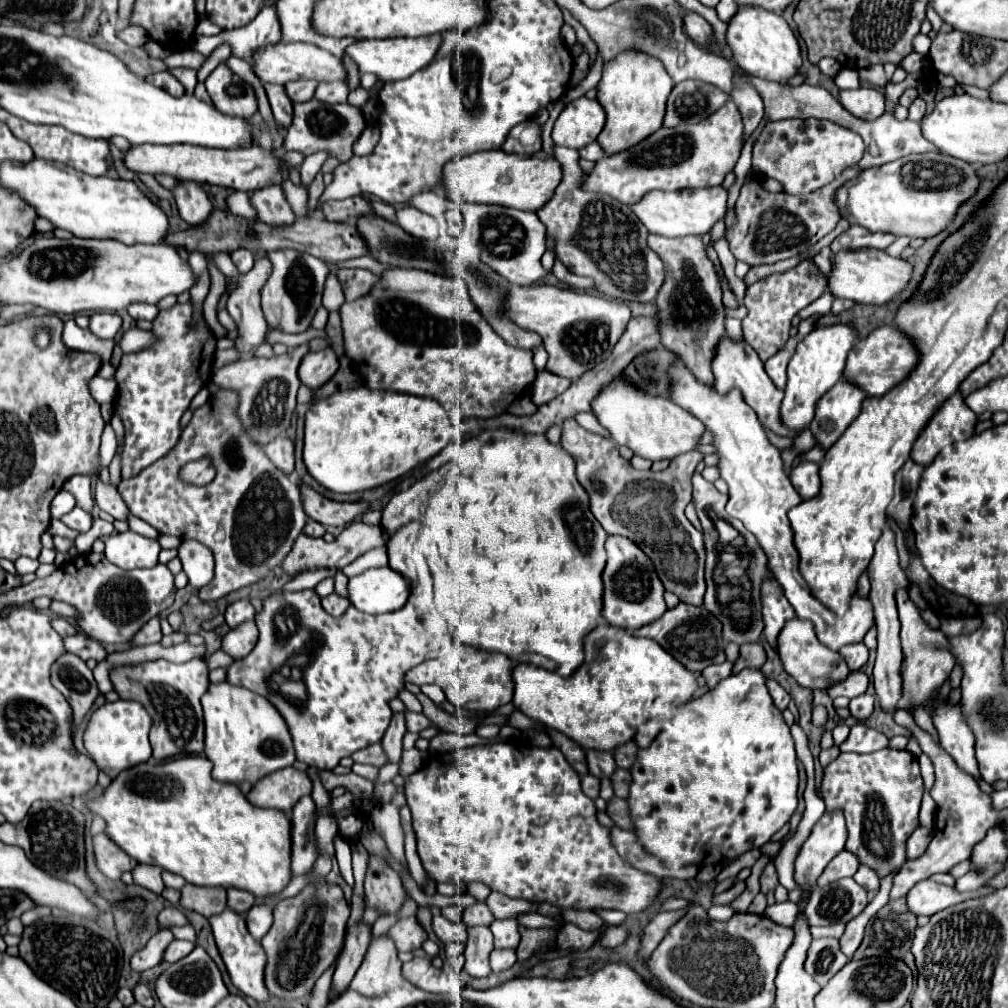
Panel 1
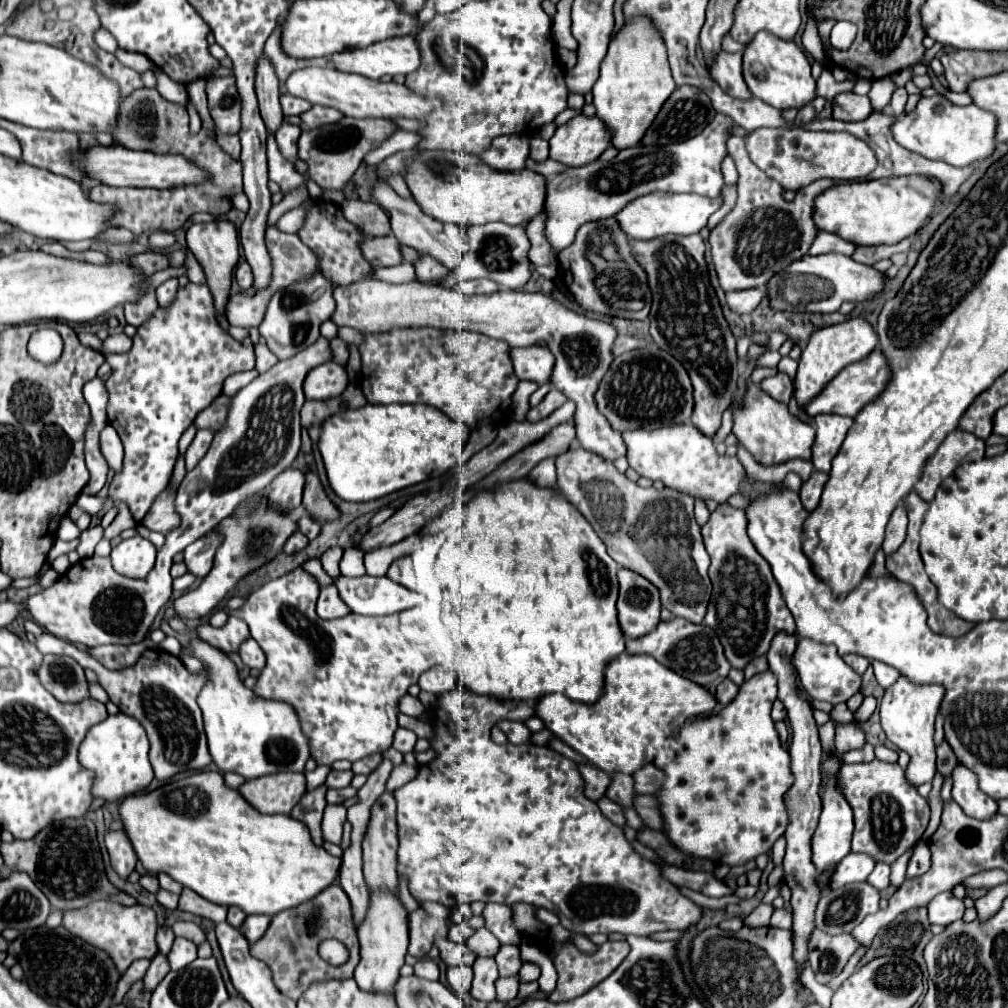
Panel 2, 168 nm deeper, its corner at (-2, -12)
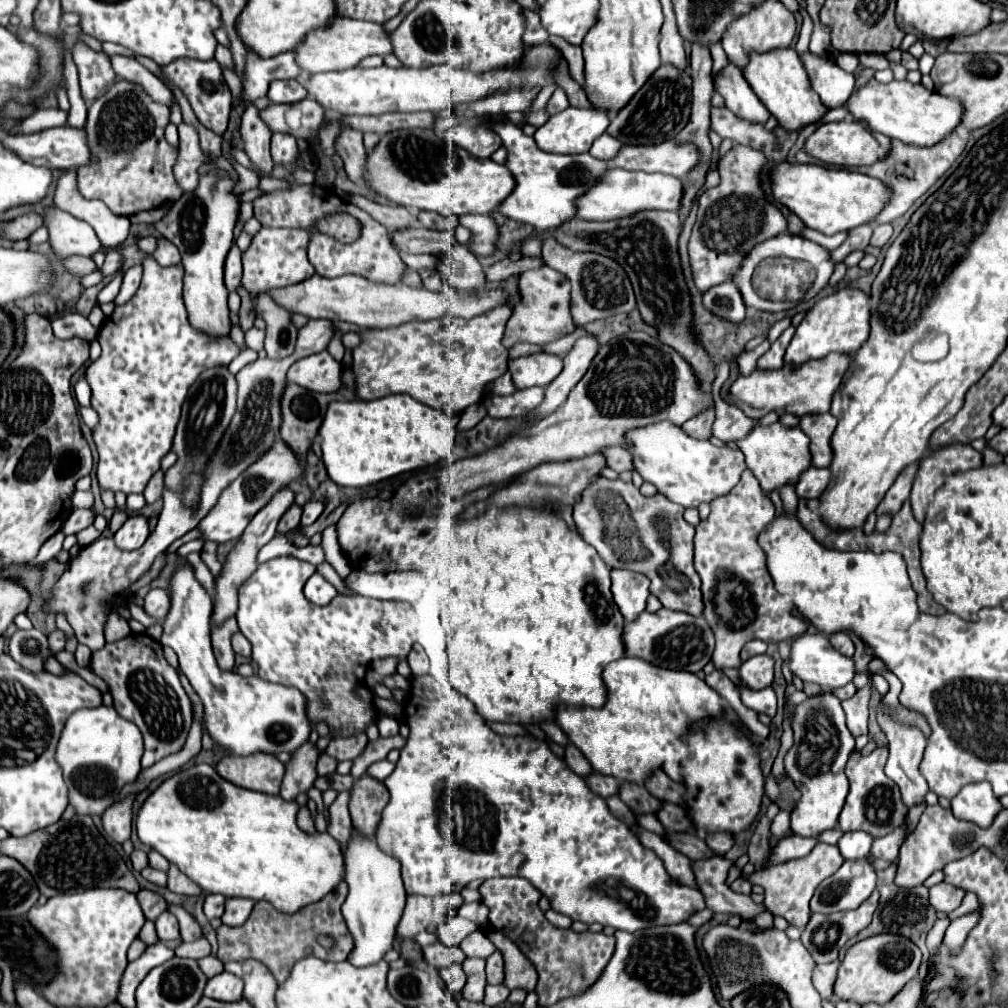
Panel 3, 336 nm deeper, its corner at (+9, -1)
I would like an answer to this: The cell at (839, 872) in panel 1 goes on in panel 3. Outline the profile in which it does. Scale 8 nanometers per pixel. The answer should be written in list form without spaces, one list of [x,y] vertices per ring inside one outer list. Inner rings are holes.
[[[850,831],[838,841],[838,849],[844,859],[864,859],[872,847],[872,841],[874,837],[870,837],[870,833]]]

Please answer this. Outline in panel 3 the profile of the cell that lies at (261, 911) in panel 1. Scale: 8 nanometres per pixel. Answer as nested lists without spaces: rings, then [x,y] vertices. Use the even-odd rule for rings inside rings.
[[[236,897],[226,899],[226,911],[222,915],[222,923],[230,925],[230,927],[242,925],[250,917],[252,907],[254,907],[252,899],[240,899],[240,897],[238,899]]]

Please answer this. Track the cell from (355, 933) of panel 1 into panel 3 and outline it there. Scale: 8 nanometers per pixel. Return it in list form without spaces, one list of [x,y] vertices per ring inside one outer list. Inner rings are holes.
[[[342,791],[338,793],[338,797],[334,799],[334,803],[328,807],[330,813],[330,821],[328,821],[328,833],[340,841],[342,849],[346,849],[346,843],[350,839],[350,831],[352,831],[352,821],[350,821],[350,813],[348,813],[348,799],[350,793]]]

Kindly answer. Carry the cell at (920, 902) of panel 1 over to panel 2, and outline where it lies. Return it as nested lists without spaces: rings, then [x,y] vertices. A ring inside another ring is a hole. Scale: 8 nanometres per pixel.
[[[941,892],[927,904],[927,912],[929,912],[931,924],[947,926],[947,924],[963,918],[965,906],[963,906],[963,900],[955,898],[951,892]]]

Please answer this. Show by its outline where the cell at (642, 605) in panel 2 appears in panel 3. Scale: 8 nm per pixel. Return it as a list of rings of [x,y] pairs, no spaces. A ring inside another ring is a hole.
[[[626,569],[612,571],[614,601],[626,621],[634,621],[634,617],[638,617],[638,613],[646,609],[646,599],[650,595],[648,585],[650,581],[642,573]]]

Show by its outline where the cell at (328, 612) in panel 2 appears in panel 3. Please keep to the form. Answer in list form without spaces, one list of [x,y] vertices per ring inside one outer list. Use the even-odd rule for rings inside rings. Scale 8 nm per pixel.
[[[314,573],[304,587],[304,595],[316,605],[328,605],[338,595],[338,591],[320,573]]]

